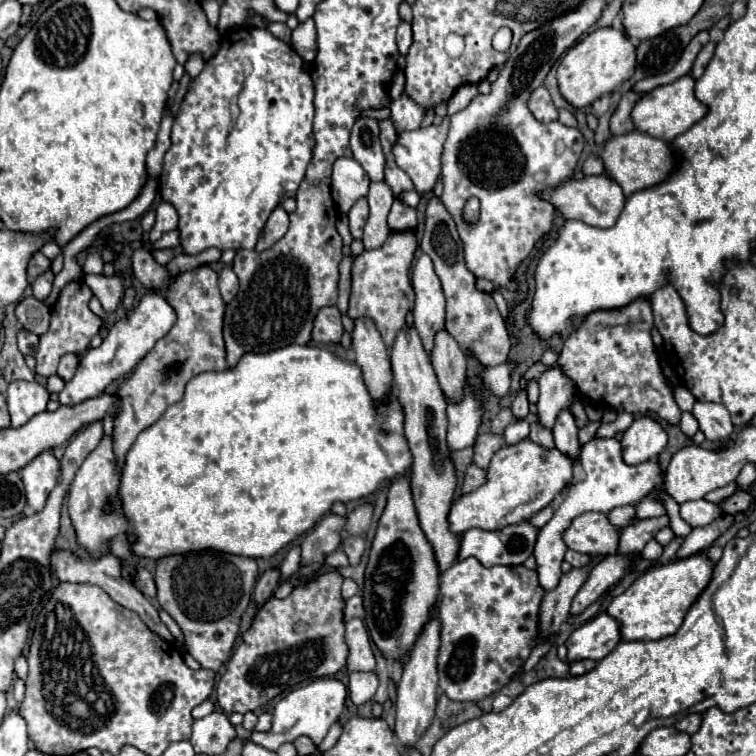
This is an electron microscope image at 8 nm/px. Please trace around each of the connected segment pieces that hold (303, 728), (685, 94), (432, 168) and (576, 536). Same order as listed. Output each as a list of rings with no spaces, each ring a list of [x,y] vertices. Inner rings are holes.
[[[318,678],[310,682],[304,688],[292,690],[288,696],[284,696],[276,708],[274,708],[274,722],[270,732],[252,732],[250,740],[268,748],[268,750],[278,750],[286,742],[294,742],[298,736],[308,736],[312,738],[314,744],[320,744],[328,732],[328,728],[340,718],[344,710],[344,700],[348,692],[346,686],[334,678]]]
[[[684,76],[684,78],[678,78],[672,84],[658,86],[654,90],[650,90],[648,94],[644,94],[634,104],[632,114],[630,114],[636,130],[638,132],[644,132],[644,134],[650,134],[654,138],[660,138],[660,140],[670,142],[676,136],[684,134],[698,120],[702,120],[704,114],[708,112],[708,108],[702,102],[696,100],[696,96],[694,96],[694,84],[696,84],[696,80],[692,76]]]
[[[446,116],[440,126],[398,132],[398,138],[394,142],[394,160],[398,168],[402,168],[410,176],[416,192],[420,194],[432,192],[440,176],[440,156],[448,134],[448,122],[450,118]]]
[[[584,512],[572,520],[568,530],[564,530],[562,540],[570,550],[596,556],[596,554],[616,554],[620,532],[612,526],[606,514]]]

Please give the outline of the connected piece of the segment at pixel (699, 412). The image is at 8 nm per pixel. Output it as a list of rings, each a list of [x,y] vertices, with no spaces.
[[[696,402],[692,408],[694,418],[700,424],[700,430],[708,440],[724,440],[732,434],[734,426],[728,410],[722,404],[714,402]]]

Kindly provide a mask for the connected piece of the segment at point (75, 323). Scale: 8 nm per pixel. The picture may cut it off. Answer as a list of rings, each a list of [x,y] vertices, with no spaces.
[[[70,282],[62,292],[58,302],[52,308],[52,324],[48,328],[46,334],[40,336],[40,344],[38,350],[34,354],[36,358],[36,374],[48,378],[52,374],[56,374],[58,362],[64,354],[84,354],[90,346],[92,336],[96,336],[102,328],[102,320],[92,314],[92,310],[88,308],[88,302],[92,298],[92,290],[84,284],[84,282]]]

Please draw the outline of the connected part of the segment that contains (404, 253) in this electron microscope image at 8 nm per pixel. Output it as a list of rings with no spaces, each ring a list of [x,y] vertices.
[[[392,232],[388,240],[374,250],[364,250],[354,258],[352,264],[352,292],[348,316],[354,318],[372,318],[382,334],[382,340],[390,348],[396,332],[406,324],[406,314],[414,306],[414,290],[410,284],[410,266],[414,252],[418,248],[416,236],[412,232]]]

